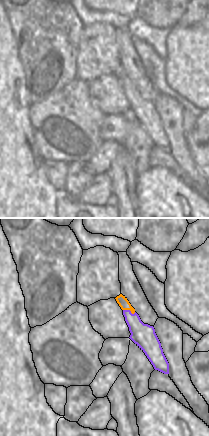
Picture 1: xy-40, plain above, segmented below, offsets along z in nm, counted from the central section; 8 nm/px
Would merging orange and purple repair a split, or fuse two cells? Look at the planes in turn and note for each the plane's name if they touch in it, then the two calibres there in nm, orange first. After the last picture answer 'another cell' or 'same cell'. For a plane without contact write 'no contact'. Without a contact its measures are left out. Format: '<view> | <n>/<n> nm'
xy-40 | 80/180 nm

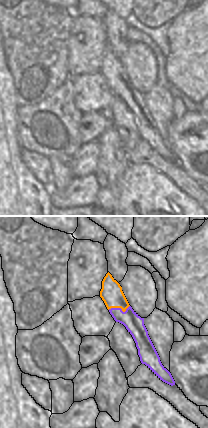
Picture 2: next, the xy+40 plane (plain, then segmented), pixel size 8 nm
xy+40 | 180/150 nm

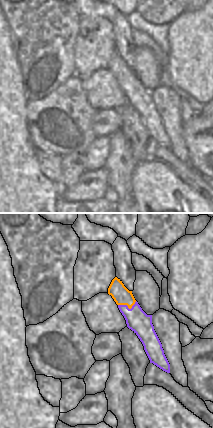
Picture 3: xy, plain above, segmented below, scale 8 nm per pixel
xy | 140/180 nm

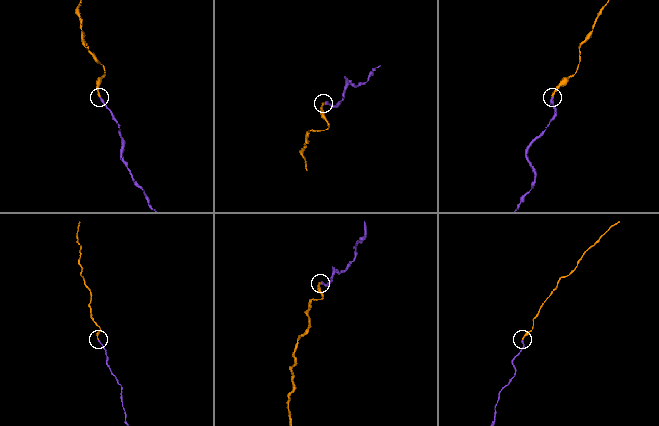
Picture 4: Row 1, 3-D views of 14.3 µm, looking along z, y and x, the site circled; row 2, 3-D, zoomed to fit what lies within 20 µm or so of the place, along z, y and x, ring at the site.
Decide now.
another cell

